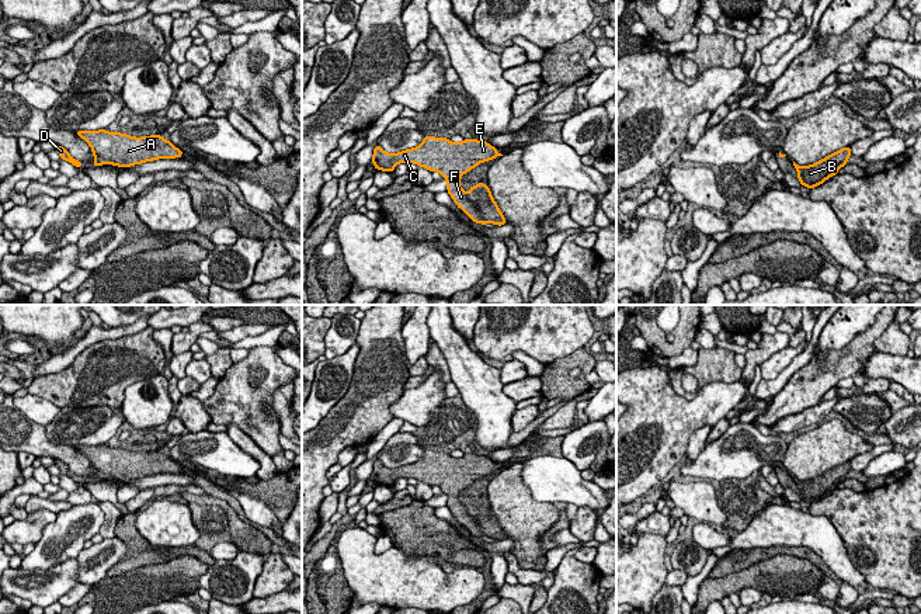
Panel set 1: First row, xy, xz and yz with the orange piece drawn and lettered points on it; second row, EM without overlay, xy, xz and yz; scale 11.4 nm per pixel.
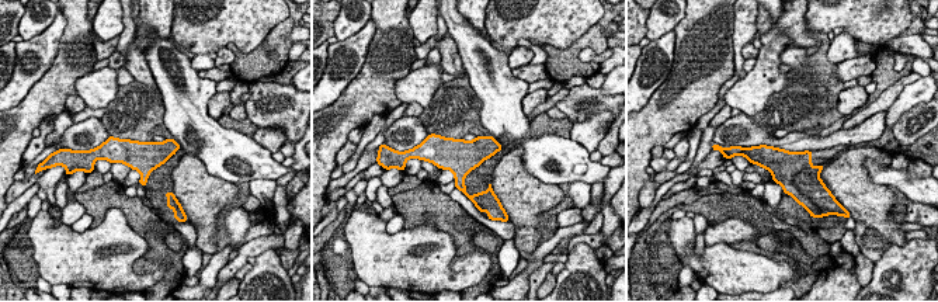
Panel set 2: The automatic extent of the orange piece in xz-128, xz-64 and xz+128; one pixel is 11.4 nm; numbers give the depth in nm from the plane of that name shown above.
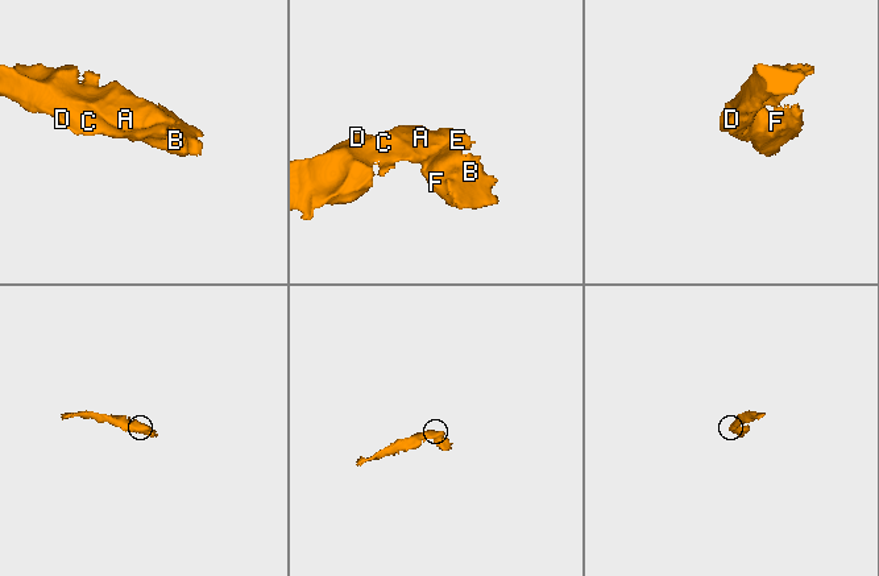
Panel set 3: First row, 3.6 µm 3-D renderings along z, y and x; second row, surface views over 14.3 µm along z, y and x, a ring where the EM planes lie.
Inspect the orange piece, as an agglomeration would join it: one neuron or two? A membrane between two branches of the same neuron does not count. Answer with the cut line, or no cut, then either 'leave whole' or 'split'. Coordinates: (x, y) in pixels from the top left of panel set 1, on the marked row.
cut none; leave whole

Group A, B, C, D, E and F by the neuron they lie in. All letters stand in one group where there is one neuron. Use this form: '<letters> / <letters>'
A B C D E F

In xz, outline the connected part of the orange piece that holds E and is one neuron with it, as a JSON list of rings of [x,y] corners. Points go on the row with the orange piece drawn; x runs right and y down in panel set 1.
[[[424,136],[424,141],[413,149],[407,149],[399,153],[387,153],[379,145],[373,148],[372,163],[376,170],[393,171],[399,163],[414,163],[430,171],[439,171],[442,178],[448,181],[446,191],[452,197],[453,202],[476,223],[494,223],[505,225],[507,221],[503,212],[498,209],[497,202],[493,200],[489,185],[479,183],[469,188],[469,194],[459,187],[460,177],[475,169],[477,164],[503,156],[486,141],[463,139],[460,143],[455,143],[451,139]]]

